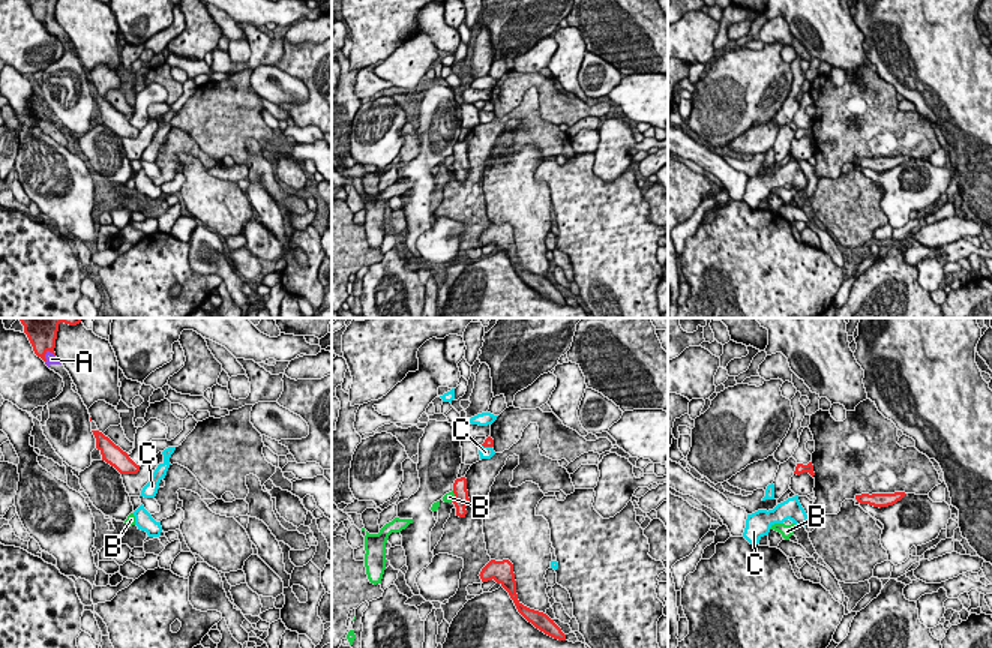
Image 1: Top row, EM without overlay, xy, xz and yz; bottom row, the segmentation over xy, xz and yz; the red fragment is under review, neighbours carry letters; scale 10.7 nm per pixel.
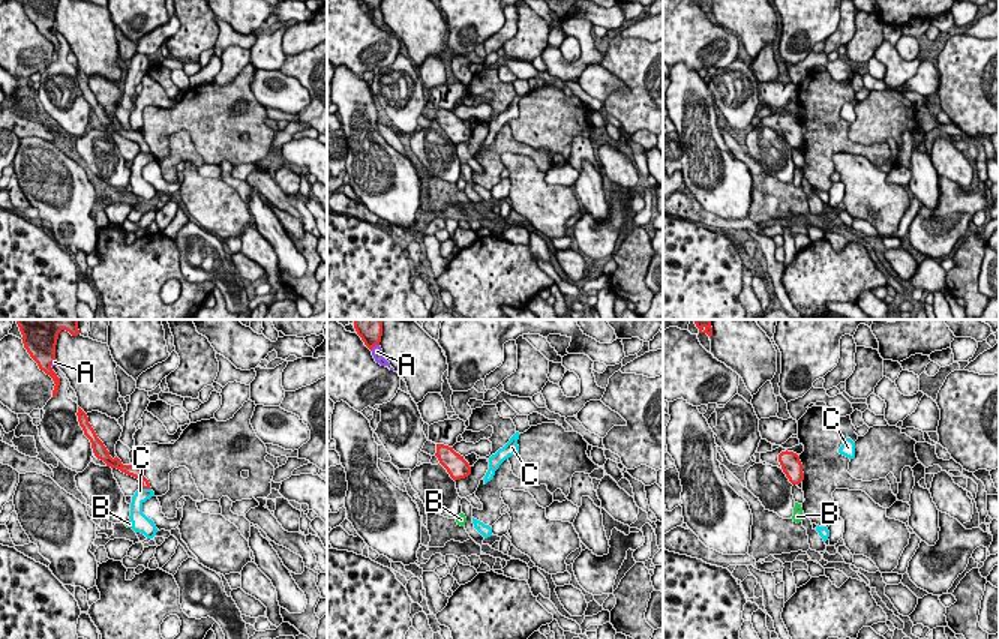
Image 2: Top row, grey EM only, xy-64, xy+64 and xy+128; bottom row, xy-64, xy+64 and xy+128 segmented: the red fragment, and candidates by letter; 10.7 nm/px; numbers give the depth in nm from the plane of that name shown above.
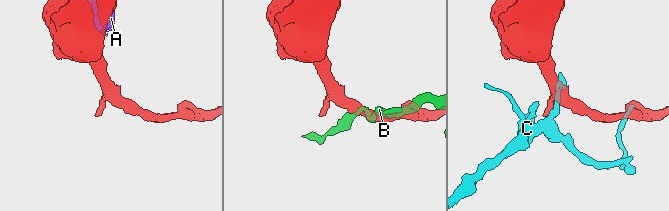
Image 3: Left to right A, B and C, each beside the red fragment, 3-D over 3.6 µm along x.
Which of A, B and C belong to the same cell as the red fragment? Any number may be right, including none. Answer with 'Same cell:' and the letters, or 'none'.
Same cell: none

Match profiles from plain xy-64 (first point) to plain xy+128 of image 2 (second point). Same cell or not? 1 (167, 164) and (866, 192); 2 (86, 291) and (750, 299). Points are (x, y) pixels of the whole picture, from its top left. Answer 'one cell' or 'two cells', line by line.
1: two cells
2: two cells

